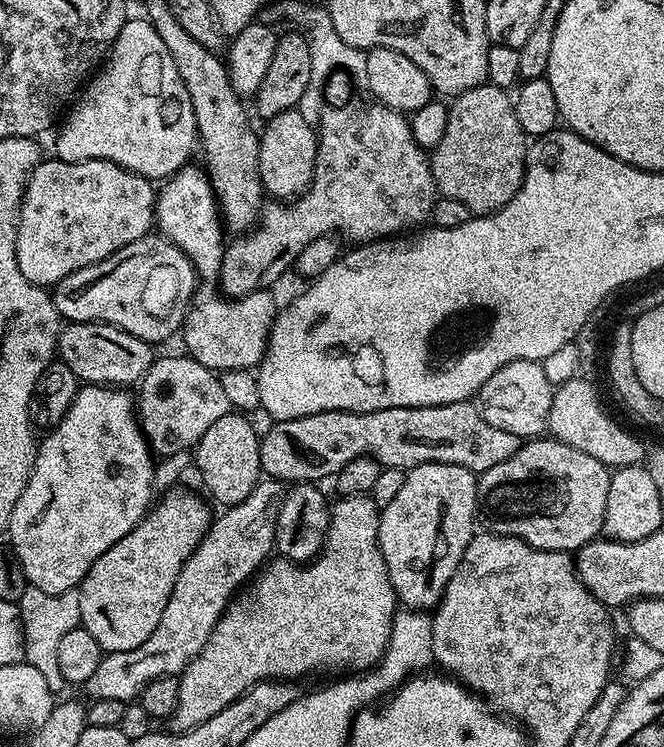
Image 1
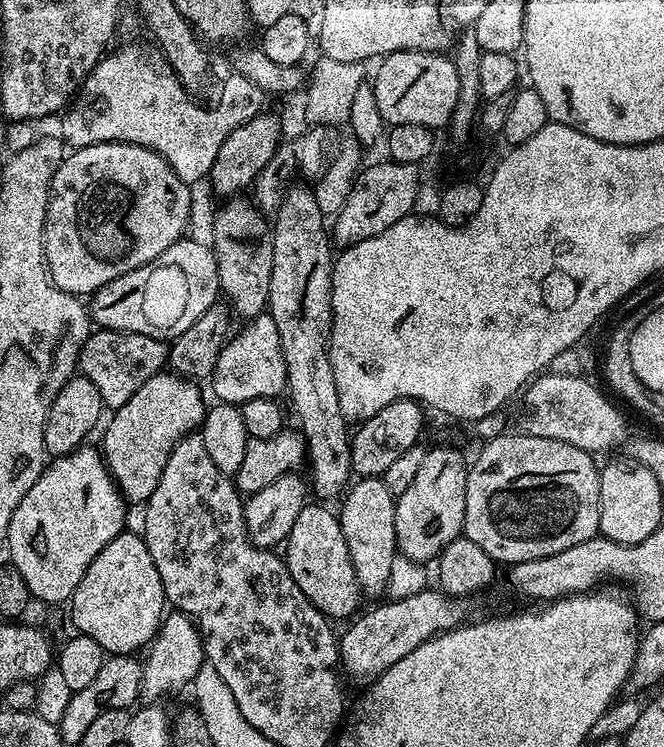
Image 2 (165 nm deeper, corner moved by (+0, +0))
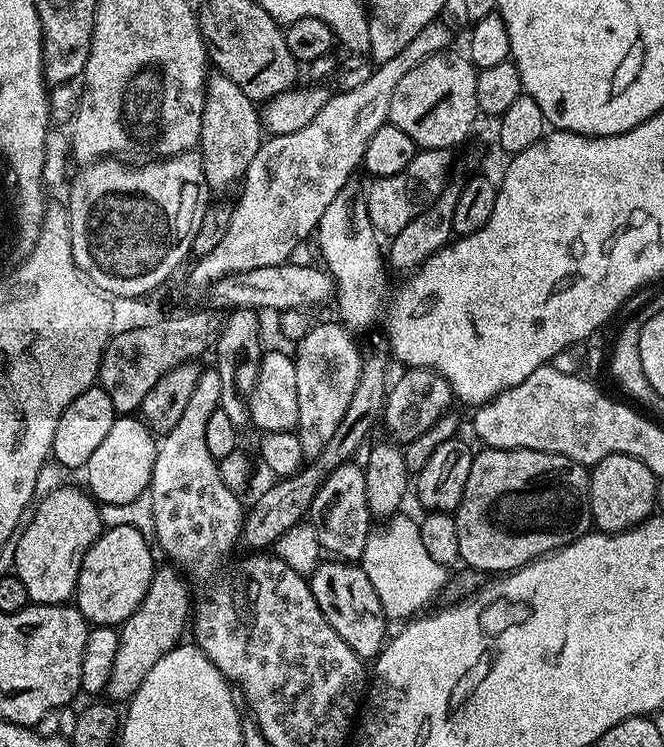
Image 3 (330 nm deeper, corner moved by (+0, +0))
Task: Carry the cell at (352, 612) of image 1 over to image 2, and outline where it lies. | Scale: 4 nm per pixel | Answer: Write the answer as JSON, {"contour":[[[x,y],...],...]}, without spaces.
{"contour":[[[365,476],[355,482],[356,485],[353,483],[343,493],[344,505],[338,508],[342,538],[346,538],[350,562],[354,562],[361,593],[365,597],[376,596],[387,589],[390,566],[394,566],[394,558],[398,555],[394,534],[396,497],[390,494],[390,490],[386,490],[383,479],[375,476]]]}

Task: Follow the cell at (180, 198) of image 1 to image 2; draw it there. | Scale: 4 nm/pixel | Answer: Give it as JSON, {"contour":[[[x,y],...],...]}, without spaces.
{"contour":[[[267,314],[253,316],[237,336],[233,335],[218,354],[212,370],[210,385],[215,399],[222,404],[241,405],[254,398],[276,398],[285,391],[288,379],[284,351],[278,338],[278,326]]]}

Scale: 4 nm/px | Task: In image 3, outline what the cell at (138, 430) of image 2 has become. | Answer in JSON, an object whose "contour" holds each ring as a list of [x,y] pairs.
{"contour":[[[117,415],[114,426],[110,426],[106,438],[102,438],[94,454],[90,454],[90,462],[86,462],[82,469],[92,499],[101,505],[126,504],[147,493],[148,483],[152,481],[157,443],[157,437],[144,425],[139,415]]]}

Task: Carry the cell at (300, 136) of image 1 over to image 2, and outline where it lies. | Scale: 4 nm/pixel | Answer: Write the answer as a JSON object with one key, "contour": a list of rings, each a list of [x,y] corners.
{"contour":[[[289,187],[274,216],[276,224],[274,220],[270,228],[274,270],[270,270],[266,312],[274,318],[274,326],[278,326],[288,379],[286,397],[300,419],[299,431],[304,433],[306,464],[312,467],[311,487],[313,484],[320,496],[339,497],[353,470],[350,421],[342,414],[342,402],[338,402],[338,386],[328,358],[328,339],[332,333],[334,244],[326,217],[318,208],[311,187]]]}

